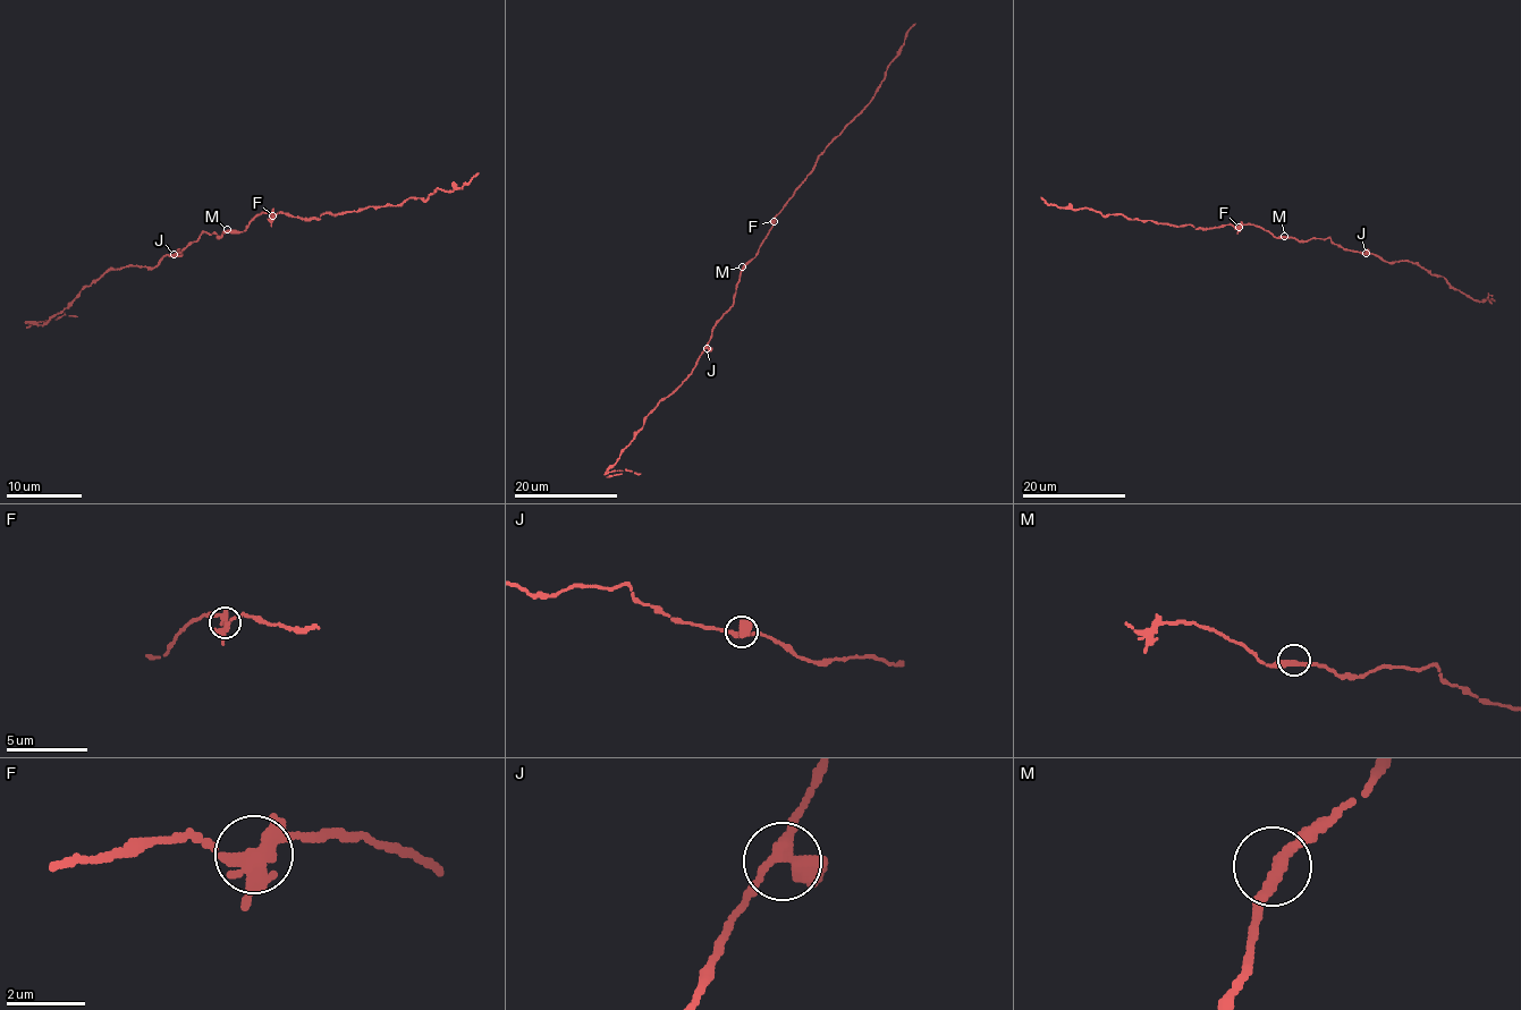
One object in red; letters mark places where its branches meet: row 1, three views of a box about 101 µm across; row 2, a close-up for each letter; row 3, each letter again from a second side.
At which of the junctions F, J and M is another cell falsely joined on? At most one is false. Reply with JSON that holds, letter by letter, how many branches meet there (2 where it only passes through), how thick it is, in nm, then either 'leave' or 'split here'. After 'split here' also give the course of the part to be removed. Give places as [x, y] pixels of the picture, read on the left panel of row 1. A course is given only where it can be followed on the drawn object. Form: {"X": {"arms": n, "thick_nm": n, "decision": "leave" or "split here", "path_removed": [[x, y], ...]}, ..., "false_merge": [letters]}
{"F": {"arms": 3, "thick_nm": 320, "decision": "leave"}, "J": {"arms": 3, "thick_nm": 320, "decision": "leave"}, "M": {"arms": 2, "thick_nm": 300, "decision": "leave"}, "false_merge": []}

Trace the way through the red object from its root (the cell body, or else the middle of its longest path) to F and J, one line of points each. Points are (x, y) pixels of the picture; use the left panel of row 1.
F: (228, 231), (243, 231), (262, 212), (271, 212), (271, 217)
J: (228, 231), (221, 237), (204, 231), (196, 240), (174, 254)

